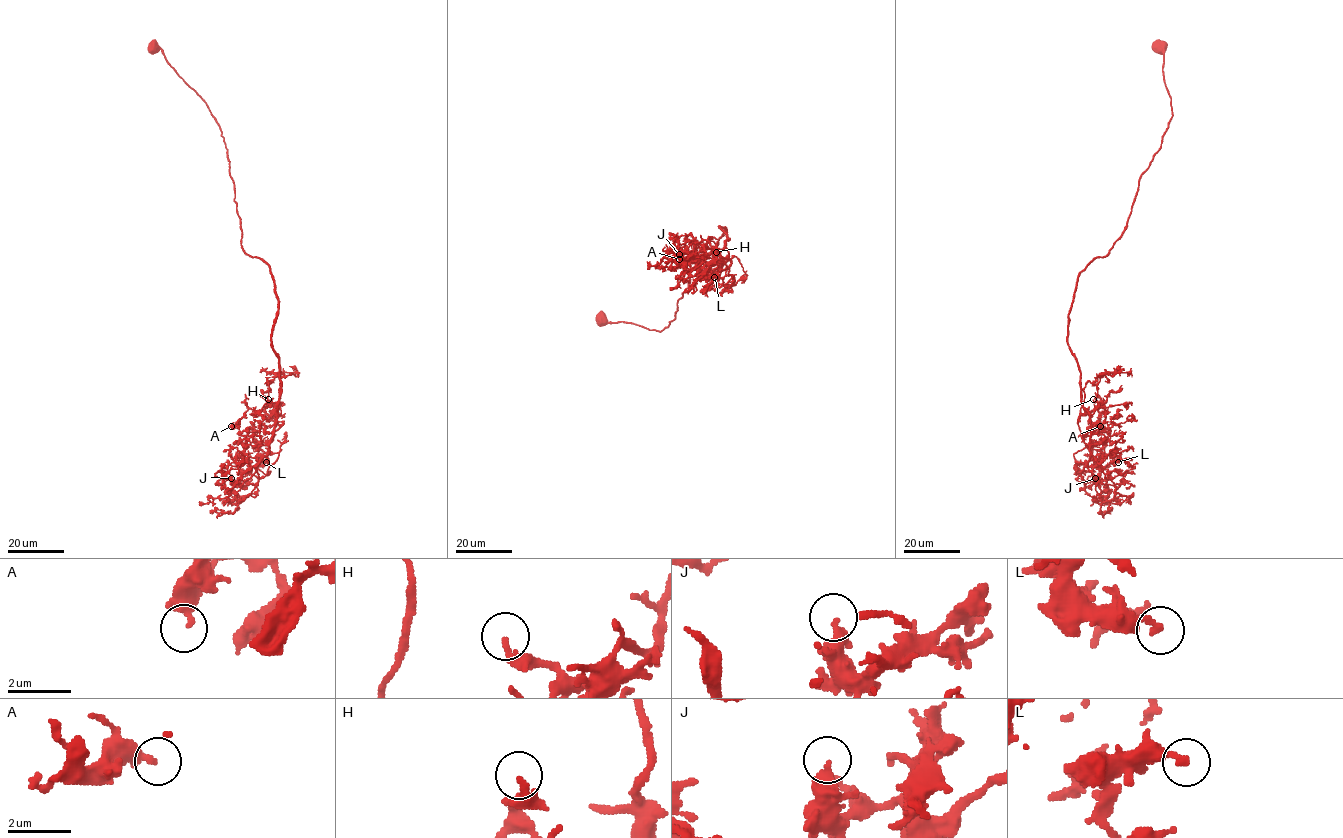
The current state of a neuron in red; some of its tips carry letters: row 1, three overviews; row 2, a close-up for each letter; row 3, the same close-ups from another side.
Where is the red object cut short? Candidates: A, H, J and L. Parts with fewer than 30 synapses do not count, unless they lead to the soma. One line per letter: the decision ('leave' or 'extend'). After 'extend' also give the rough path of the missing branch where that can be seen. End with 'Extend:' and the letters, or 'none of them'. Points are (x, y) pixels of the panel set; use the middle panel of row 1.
A: leave
H: leave
J: leave
L: leave
Extend: none of them

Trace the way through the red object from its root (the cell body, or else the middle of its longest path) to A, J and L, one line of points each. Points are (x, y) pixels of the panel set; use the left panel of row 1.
A: (154, 49), (221, 130), (241, 248), (268, 266), (277, 300), (274, 435), (263, 444), (250, 408), (231, 426)
J: (154, 49), (221, 130), (241, 248), (268, 266), (277, 300), (275, 432), (256, 471), (242, 483), (231, 478)
L: (154, 49), (219, 126), (241, 248), (272, 277), (280, 396), (267, 463), (258, 457), (266, 462)

